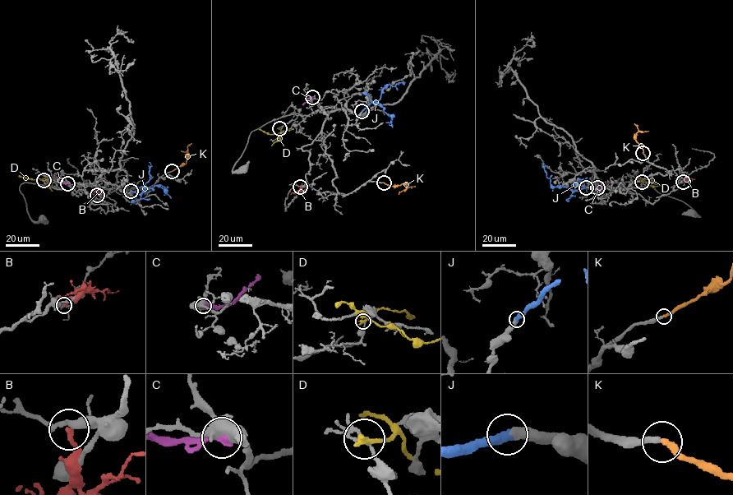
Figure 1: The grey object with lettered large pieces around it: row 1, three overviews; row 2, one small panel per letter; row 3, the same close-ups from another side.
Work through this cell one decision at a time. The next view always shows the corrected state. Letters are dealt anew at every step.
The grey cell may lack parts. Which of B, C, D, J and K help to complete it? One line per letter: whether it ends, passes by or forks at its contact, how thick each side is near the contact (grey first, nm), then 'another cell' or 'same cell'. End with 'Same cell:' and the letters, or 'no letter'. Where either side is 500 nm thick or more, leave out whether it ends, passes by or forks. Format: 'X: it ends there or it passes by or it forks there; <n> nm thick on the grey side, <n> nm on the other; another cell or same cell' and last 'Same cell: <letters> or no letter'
B: it ends there; 280 nm thick on the grey side, 240 nm on the other; another cell
C: it ends there; 480 nm thick on the grey side, 480 nm on the other; another cell
D: it ends there; 170 nm thick on the grey side, 320 nm on the other; another cell
J: it ends there; 480 nm thick on the grey side, 480 nm on the other; same cell
K: it ends there; 280 nm thick on the grey side, 320 nm on the other; same cell
Same cell: J, K

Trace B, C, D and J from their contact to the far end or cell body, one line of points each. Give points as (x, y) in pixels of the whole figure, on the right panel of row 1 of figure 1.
B: (683, 182), (695, 179)
C: (597, 187), (602, 187), (609, 181)
D: (642, 182), (653, 179)
J: (586, 187), (574, 191), (565, 187), (554, 187), (546, 176), (542, 163)

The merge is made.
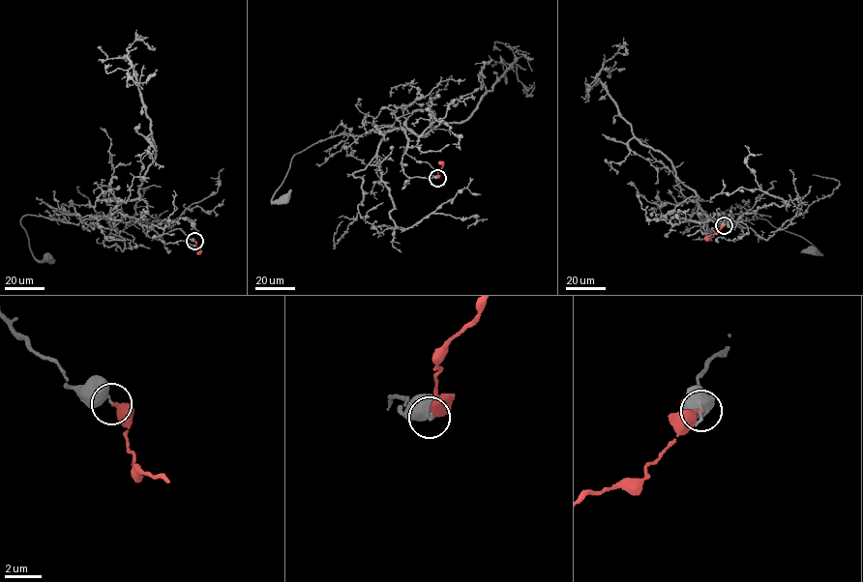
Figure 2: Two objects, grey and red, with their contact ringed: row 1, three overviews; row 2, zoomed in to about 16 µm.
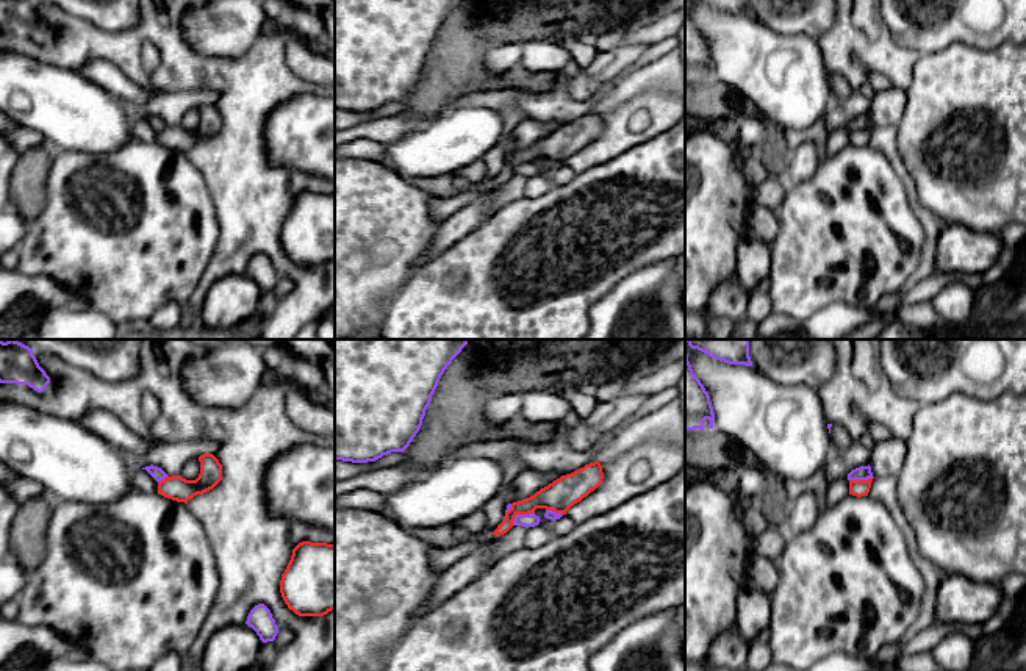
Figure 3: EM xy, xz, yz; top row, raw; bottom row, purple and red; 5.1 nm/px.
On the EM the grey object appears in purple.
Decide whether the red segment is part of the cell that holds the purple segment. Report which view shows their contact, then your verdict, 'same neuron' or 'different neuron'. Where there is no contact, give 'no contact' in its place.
meets purple in xz; different neuron

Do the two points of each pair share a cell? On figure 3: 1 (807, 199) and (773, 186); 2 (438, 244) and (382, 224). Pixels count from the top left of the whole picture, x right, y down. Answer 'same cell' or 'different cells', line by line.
1: different cells
2: different cells

